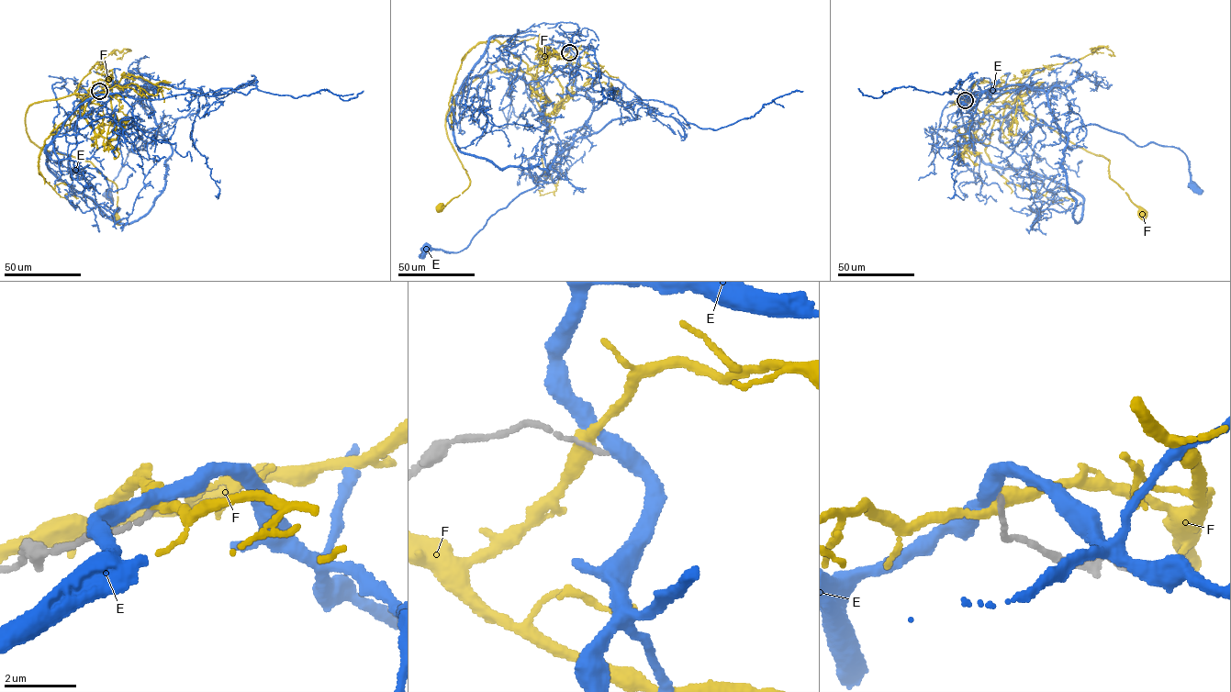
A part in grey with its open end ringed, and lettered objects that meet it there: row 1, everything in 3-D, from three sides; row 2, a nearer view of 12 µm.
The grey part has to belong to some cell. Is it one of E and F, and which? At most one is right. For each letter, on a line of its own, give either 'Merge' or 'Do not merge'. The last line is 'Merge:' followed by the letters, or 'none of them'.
E: Merge
F: Do not merge
Merge: E

